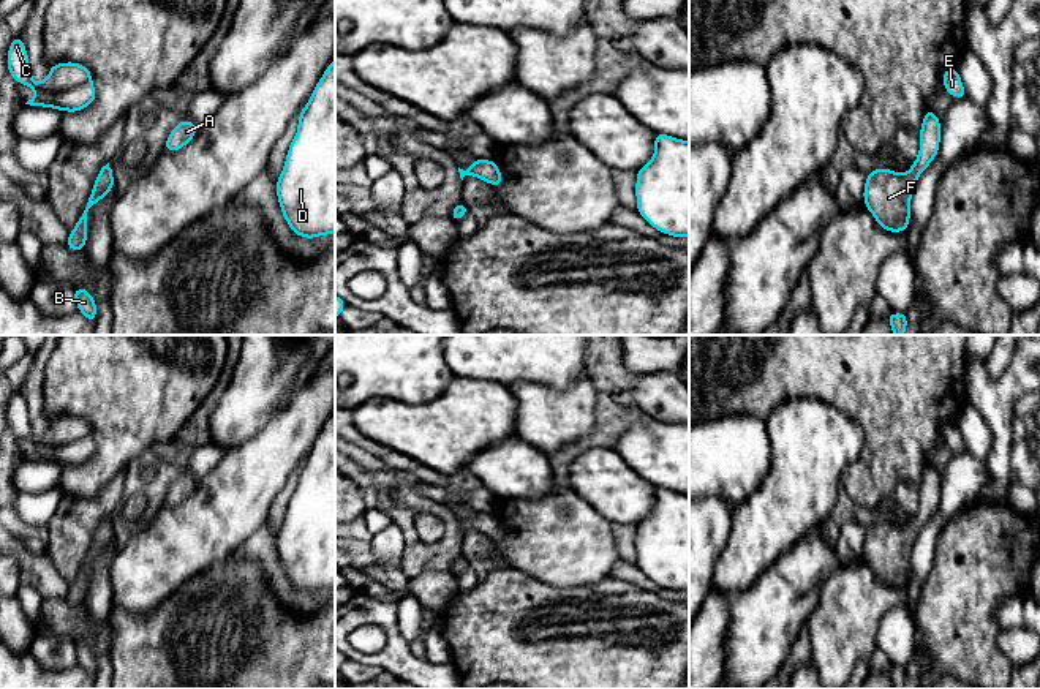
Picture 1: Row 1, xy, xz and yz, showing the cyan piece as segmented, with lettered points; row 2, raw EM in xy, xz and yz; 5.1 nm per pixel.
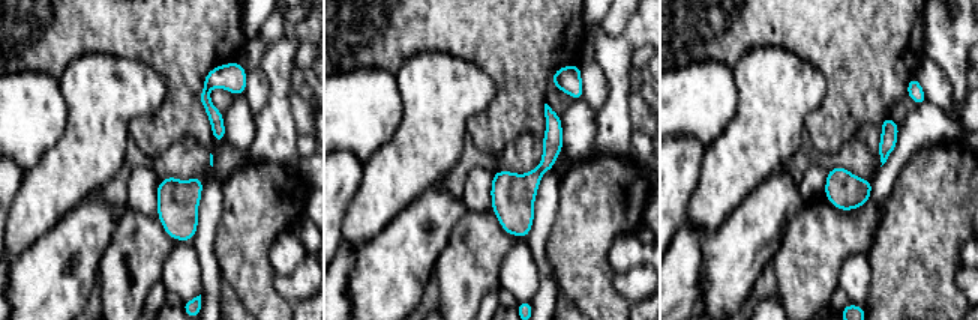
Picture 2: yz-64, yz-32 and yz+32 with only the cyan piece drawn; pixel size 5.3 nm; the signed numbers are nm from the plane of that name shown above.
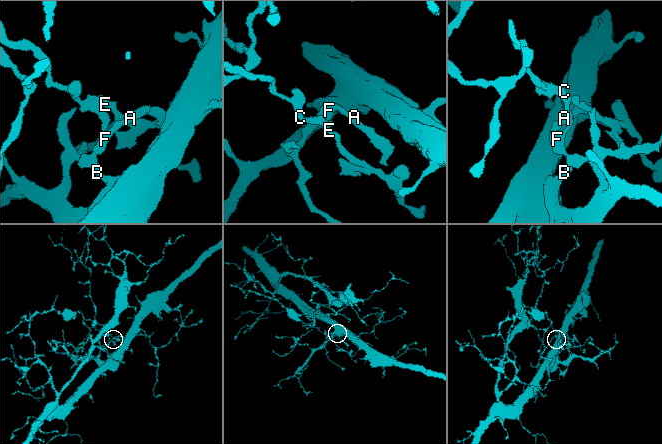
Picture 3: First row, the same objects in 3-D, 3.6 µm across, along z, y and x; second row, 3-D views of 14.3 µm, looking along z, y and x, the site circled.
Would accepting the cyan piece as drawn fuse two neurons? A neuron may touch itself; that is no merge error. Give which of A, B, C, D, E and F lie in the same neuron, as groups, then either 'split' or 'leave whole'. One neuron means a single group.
A B C D E F; leave whole

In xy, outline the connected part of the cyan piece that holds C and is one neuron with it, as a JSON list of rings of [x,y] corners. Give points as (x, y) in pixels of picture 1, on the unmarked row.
[[[14,390],[8,403],[8,428],[19,439],[32,441],[35,450],[25,458],[79,466],[96,452],[92,427],[85,419],[65,416],[49,420],[49,430],[36,438],[28,420],[28,408],[21,390]]]

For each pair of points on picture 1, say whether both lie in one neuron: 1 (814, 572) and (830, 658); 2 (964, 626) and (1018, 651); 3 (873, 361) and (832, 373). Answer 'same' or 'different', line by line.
1: different
2: different
3: same

